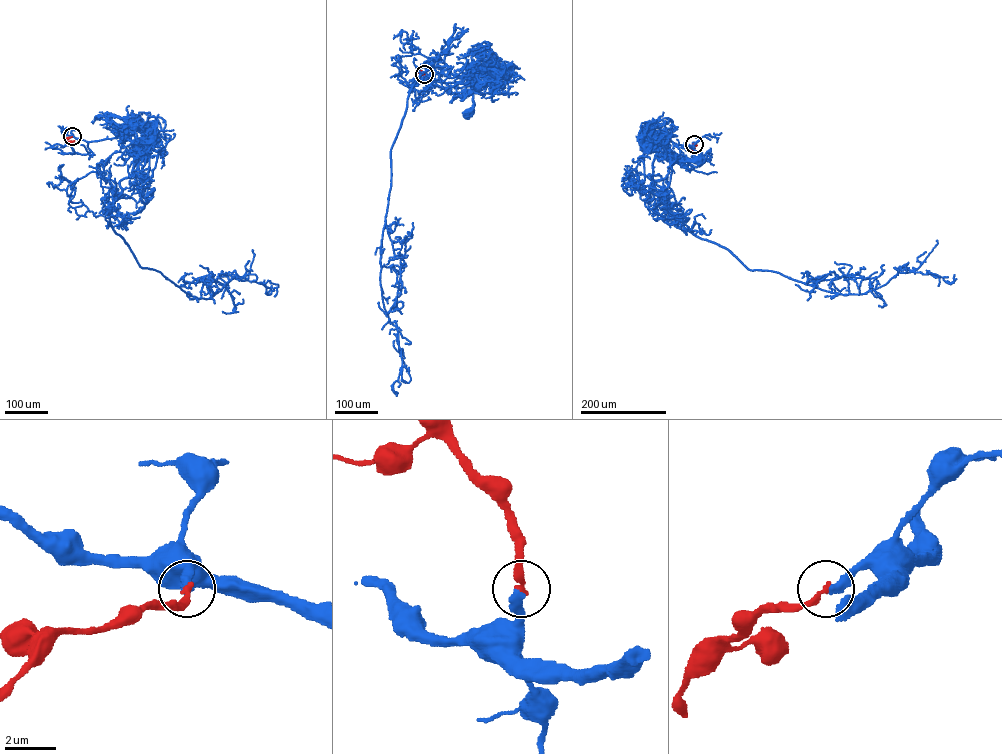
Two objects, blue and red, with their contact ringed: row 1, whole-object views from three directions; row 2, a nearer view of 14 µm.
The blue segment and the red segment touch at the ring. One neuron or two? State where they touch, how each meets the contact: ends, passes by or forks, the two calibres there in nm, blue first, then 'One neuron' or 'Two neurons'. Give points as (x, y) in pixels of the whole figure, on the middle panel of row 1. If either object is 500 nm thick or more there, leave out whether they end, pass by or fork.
Place: (424, 74). At the ring blue ends. At the ring red ends. Thickness 360 nm (blue) against 260 nm. One neuron

